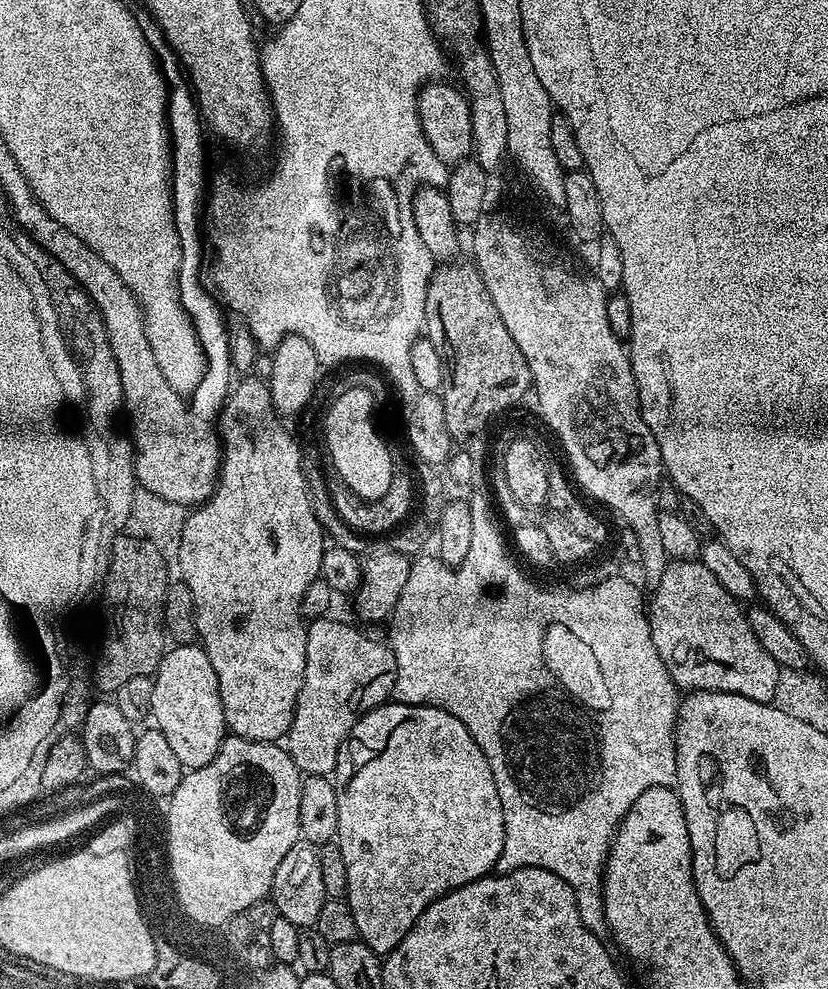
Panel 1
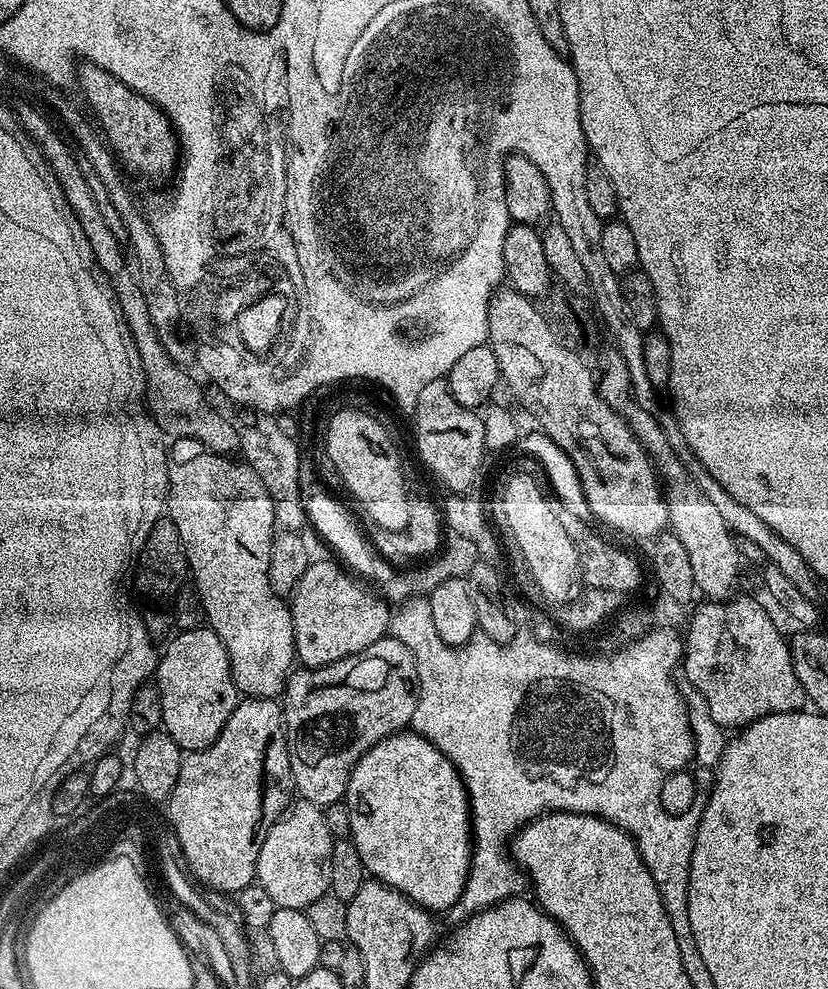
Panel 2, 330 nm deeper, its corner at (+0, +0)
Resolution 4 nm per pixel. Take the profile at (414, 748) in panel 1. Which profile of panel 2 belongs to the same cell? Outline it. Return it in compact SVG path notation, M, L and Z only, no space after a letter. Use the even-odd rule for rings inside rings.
M405 730L396 732L393 736L387 736L382 742L375 744L366 754L362 754L360 761L354 766L354 770L348 779L346 803L350 810L350 837L353 846L364 863L365 873L373 880L379 880L381 884L390 886L396 892L401 892L413 904L420 908L426 908L433 914L439 914L443 908L456 908L460 902L460 895L466 886L466 878L472 869L472 805L468 802L468 787L460 777L460 771L453 766L450 758L446 758L424 736L417 732Z

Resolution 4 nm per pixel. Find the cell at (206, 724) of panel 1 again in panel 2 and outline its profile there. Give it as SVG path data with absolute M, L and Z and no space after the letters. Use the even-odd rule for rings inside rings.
M185 628L175 634L167 641L168 649L163 649L154 673L162 698L162 728L185 753L201 752L216 741L222 726L234 714L238 703L236 683L226 646L211 628Z

